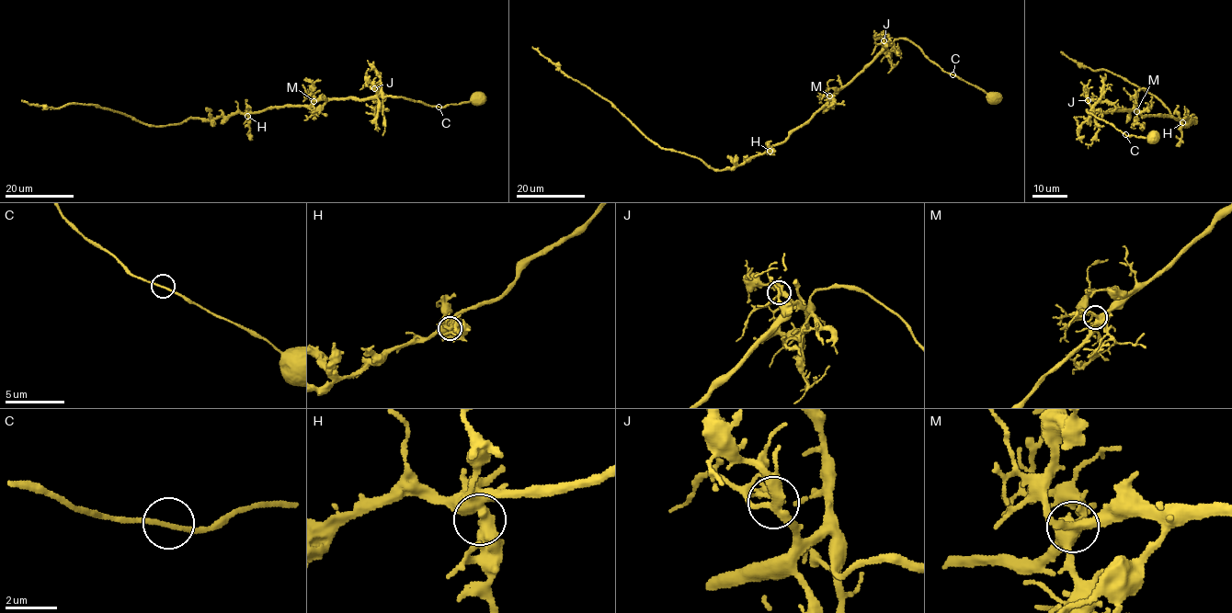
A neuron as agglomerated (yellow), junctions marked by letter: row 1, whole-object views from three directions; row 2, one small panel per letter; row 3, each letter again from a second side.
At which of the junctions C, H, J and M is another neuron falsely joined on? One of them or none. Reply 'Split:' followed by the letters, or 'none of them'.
Split: none of them

